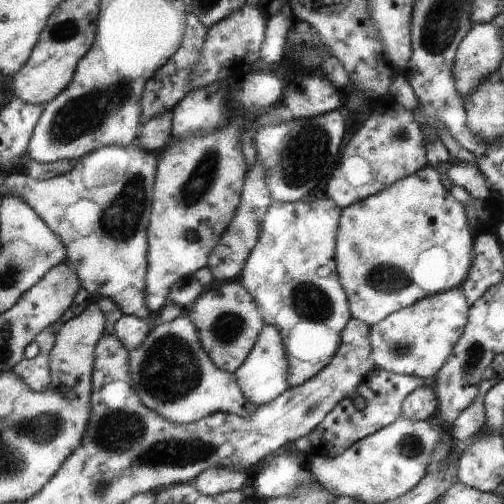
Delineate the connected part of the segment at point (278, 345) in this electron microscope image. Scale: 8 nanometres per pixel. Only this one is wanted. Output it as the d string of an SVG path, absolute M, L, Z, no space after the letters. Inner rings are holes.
M265 324L263 327L264 334L259 334L260 346L256 346L256 350L251 350L252 358L248 358L248 362L244 361L244 366L240 366L237 372L244 396L257 407L267 405L292 387L289 383L288 354L282 333L272 325Z

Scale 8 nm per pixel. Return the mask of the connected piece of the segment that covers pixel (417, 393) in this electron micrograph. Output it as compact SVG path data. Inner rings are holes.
M429 383L413 390L403 402L399 413L409 419L428 421L436 416L436 408L439 407L438 394L433 385Z

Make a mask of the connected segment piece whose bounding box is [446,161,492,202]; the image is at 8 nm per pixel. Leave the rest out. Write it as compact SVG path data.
M468 161L452 163L446 173L454 185L462 186L472 198L488 202L492 188L488 186L487 178L482 174L478 164Z

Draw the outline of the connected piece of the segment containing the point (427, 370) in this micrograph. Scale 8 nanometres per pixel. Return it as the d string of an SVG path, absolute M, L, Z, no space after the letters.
M456 287L401 308L371 326L370 341L376 368L433 381L466 330L470 304L461 287Z

